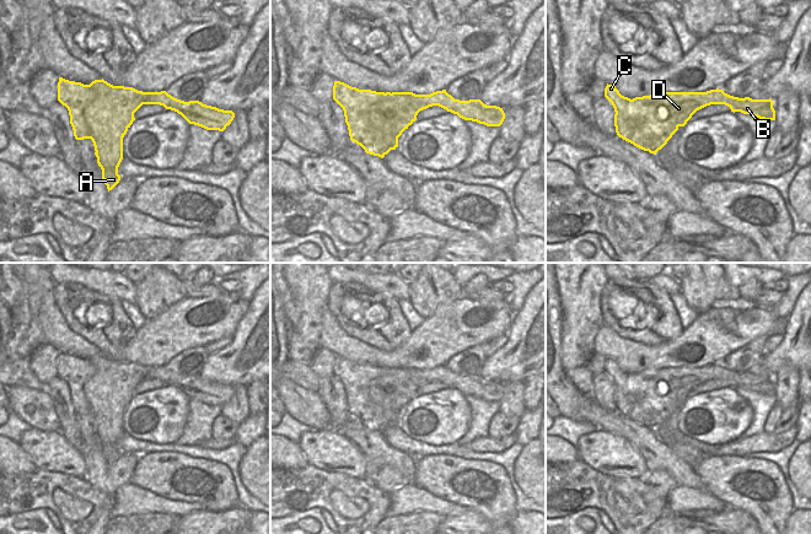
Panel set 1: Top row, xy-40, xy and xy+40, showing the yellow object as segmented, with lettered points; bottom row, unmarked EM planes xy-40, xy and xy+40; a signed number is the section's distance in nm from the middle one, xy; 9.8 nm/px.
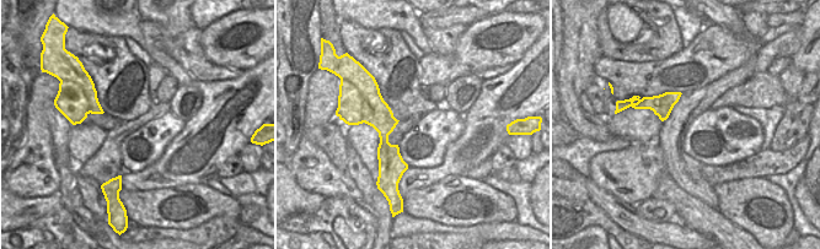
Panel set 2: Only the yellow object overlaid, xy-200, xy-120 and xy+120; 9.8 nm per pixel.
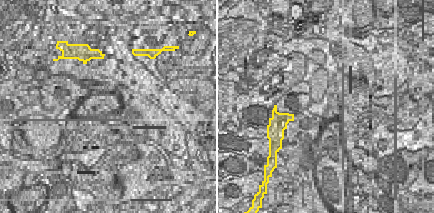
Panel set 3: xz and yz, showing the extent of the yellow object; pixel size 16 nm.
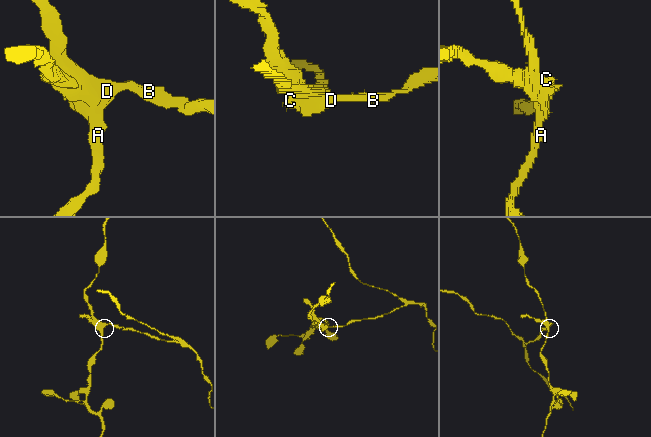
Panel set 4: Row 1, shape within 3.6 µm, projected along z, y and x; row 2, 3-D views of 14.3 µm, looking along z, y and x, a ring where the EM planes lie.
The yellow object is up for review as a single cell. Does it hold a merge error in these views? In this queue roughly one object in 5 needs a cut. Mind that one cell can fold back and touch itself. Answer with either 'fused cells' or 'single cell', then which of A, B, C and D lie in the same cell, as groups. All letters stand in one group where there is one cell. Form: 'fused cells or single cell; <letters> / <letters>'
fused cells; A / B C D

